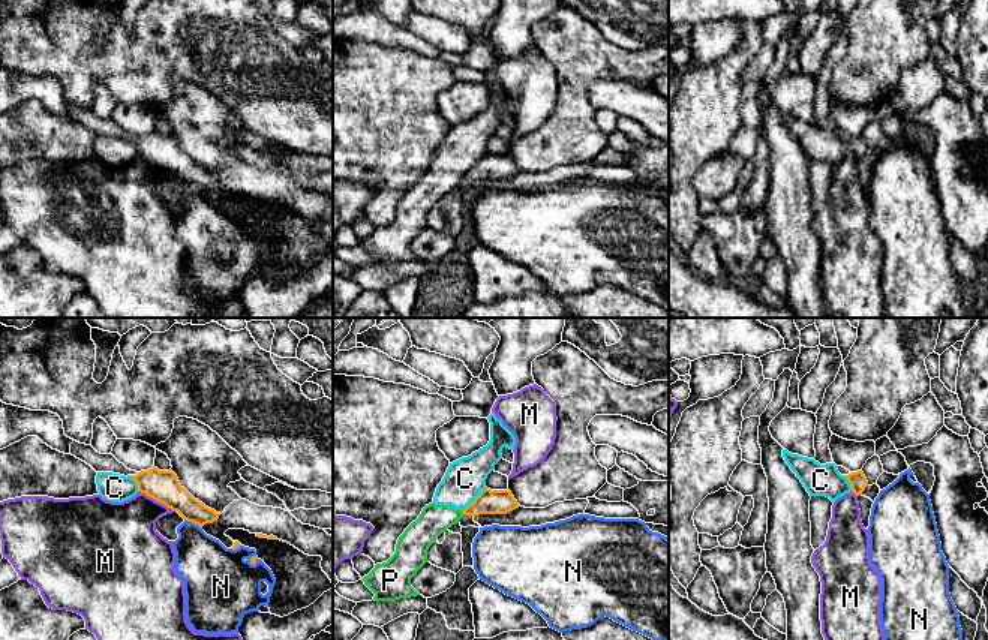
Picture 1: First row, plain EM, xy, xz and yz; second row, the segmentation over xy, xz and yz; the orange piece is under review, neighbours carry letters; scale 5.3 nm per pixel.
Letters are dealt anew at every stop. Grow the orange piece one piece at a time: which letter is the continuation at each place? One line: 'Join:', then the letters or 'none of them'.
Join: none of them

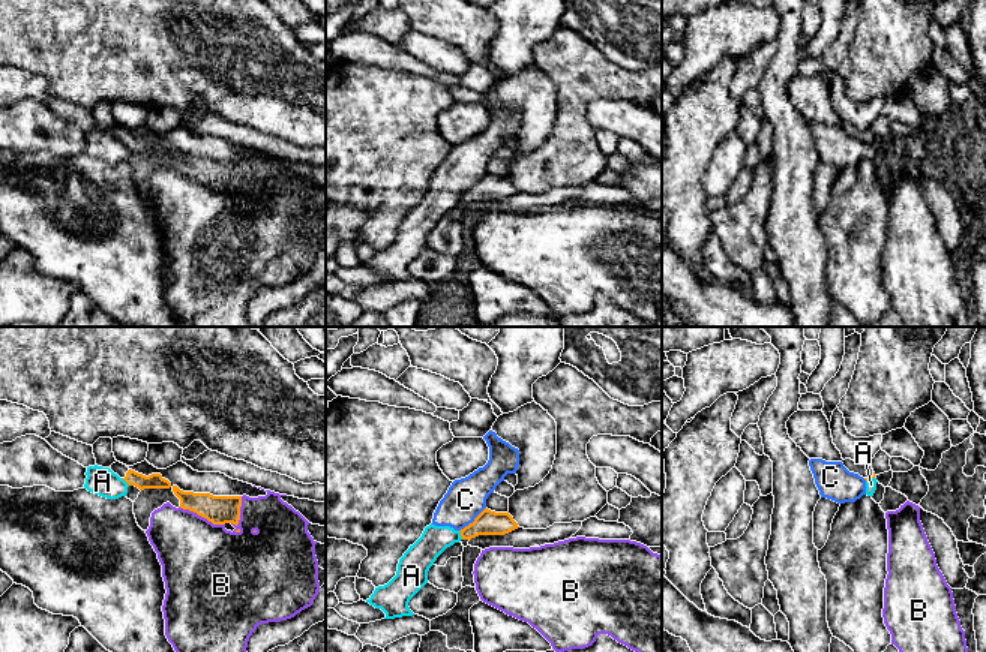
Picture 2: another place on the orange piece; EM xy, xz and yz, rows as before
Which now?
Join: none of them

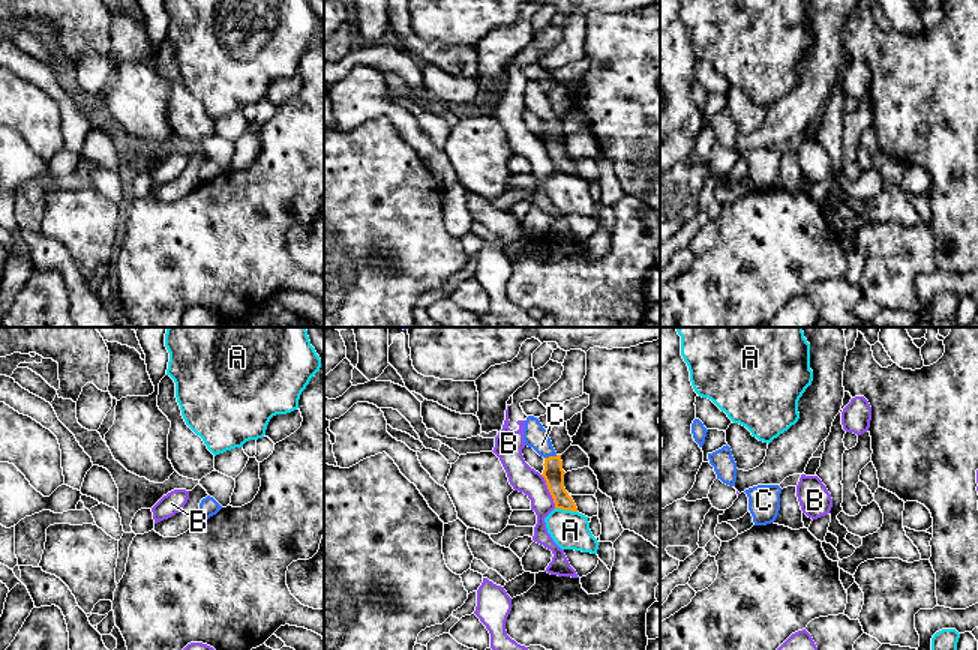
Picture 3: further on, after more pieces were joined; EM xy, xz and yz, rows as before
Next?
Join: C

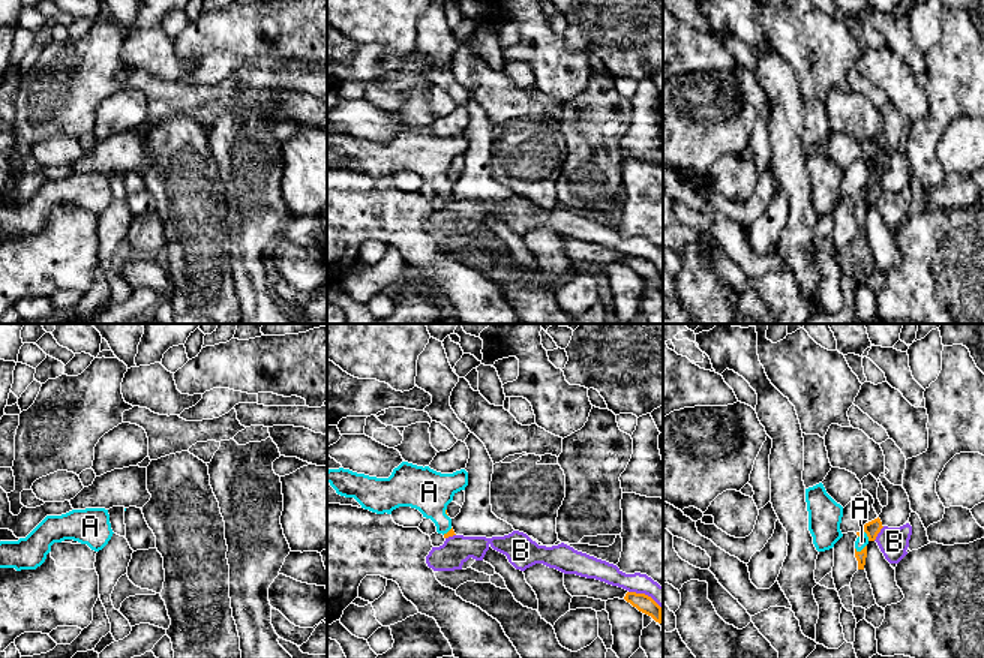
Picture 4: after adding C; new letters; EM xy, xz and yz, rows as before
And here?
Join: A

